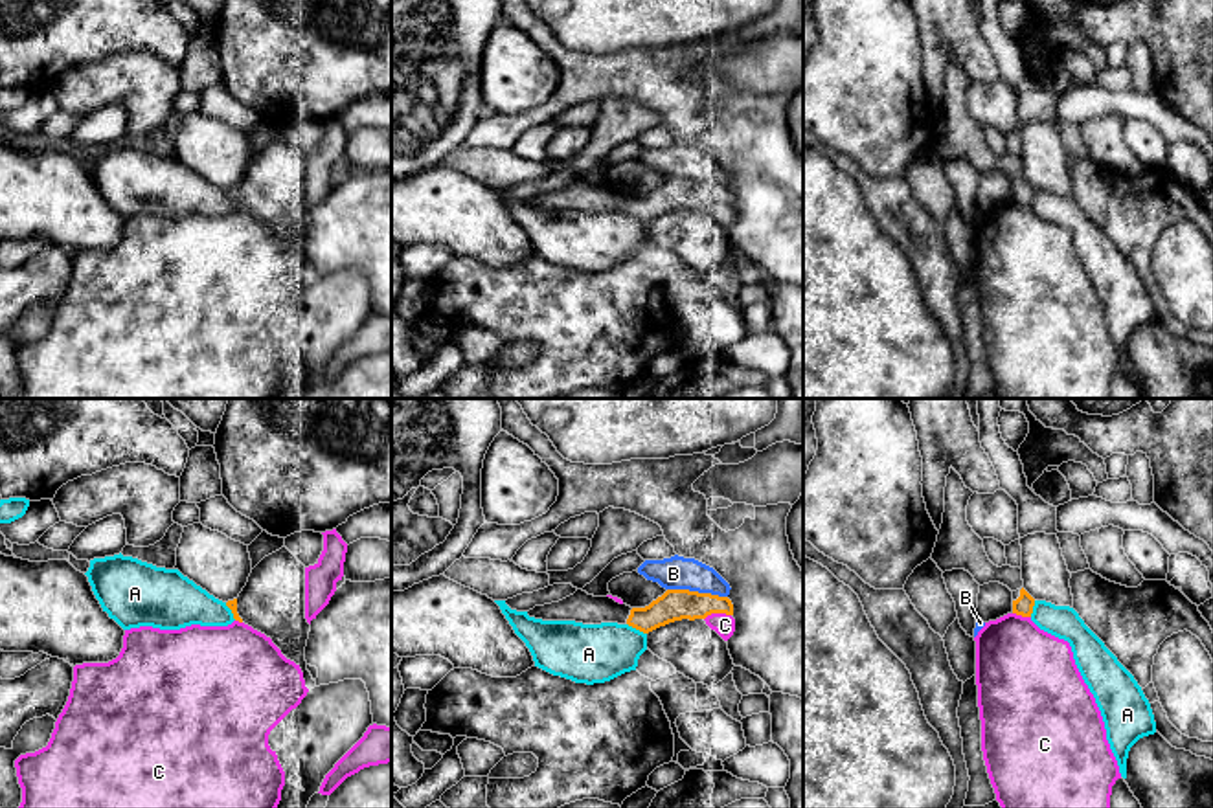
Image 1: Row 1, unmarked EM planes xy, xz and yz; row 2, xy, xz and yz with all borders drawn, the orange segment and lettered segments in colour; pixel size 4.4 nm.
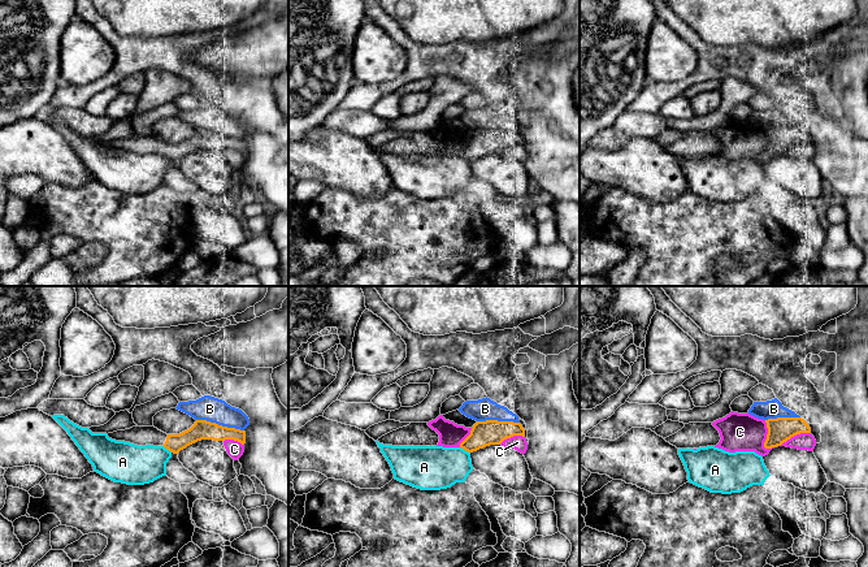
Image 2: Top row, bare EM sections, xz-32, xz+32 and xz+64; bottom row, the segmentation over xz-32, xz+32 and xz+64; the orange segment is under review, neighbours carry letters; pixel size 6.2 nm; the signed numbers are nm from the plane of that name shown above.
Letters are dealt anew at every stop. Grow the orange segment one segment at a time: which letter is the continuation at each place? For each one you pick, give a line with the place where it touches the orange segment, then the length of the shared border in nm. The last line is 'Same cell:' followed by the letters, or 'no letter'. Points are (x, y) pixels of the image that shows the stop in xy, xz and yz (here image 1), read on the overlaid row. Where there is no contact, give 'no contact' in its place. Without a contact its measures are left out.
Same cell: no letter

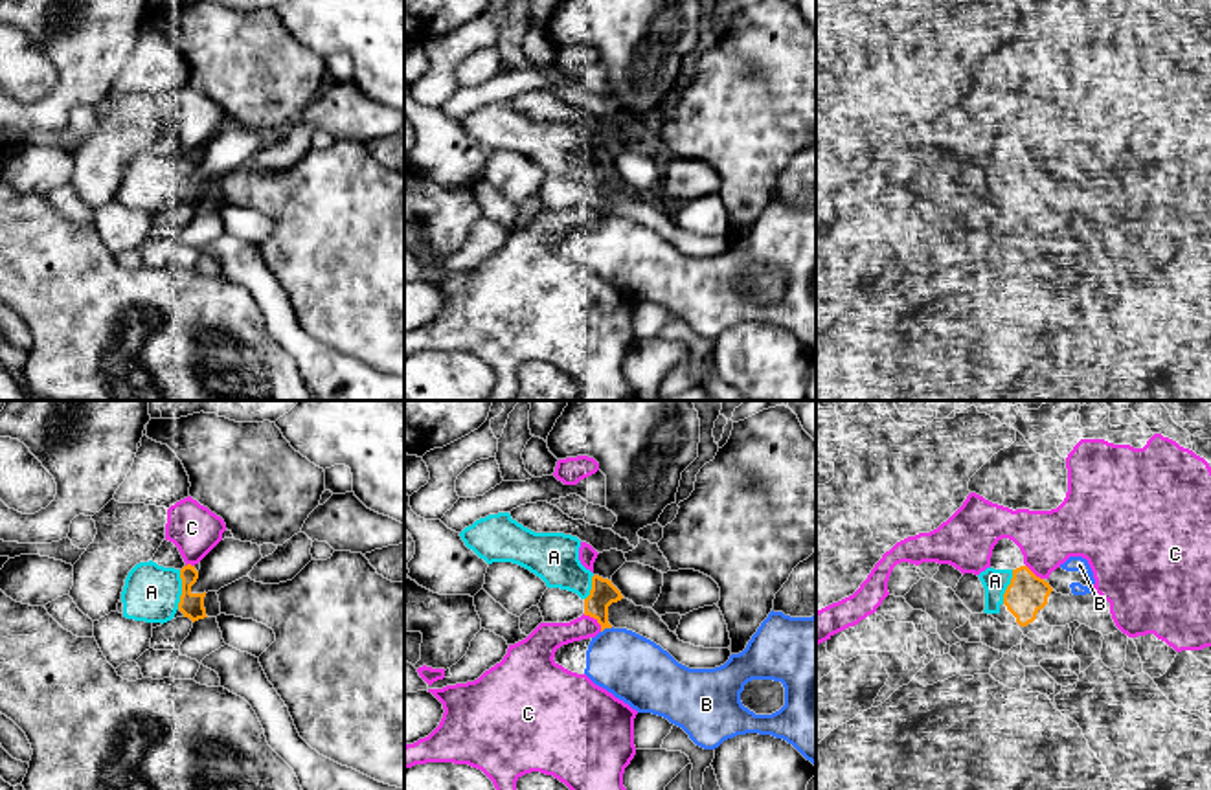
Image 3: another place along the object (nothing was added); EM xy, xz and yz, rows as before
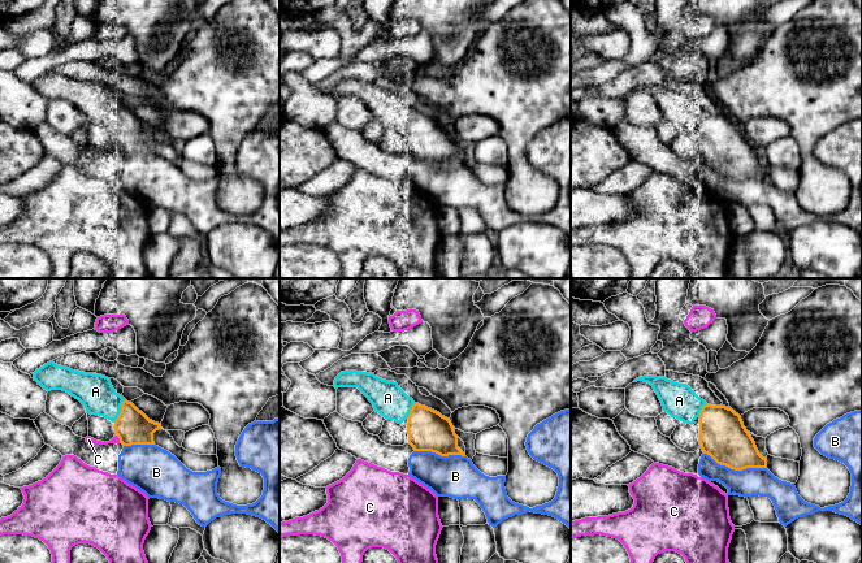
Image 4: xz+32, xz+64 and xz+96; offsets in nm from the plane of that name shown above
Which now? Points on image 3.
A: xy (182, 590) | 180 nm
Same cell: A

